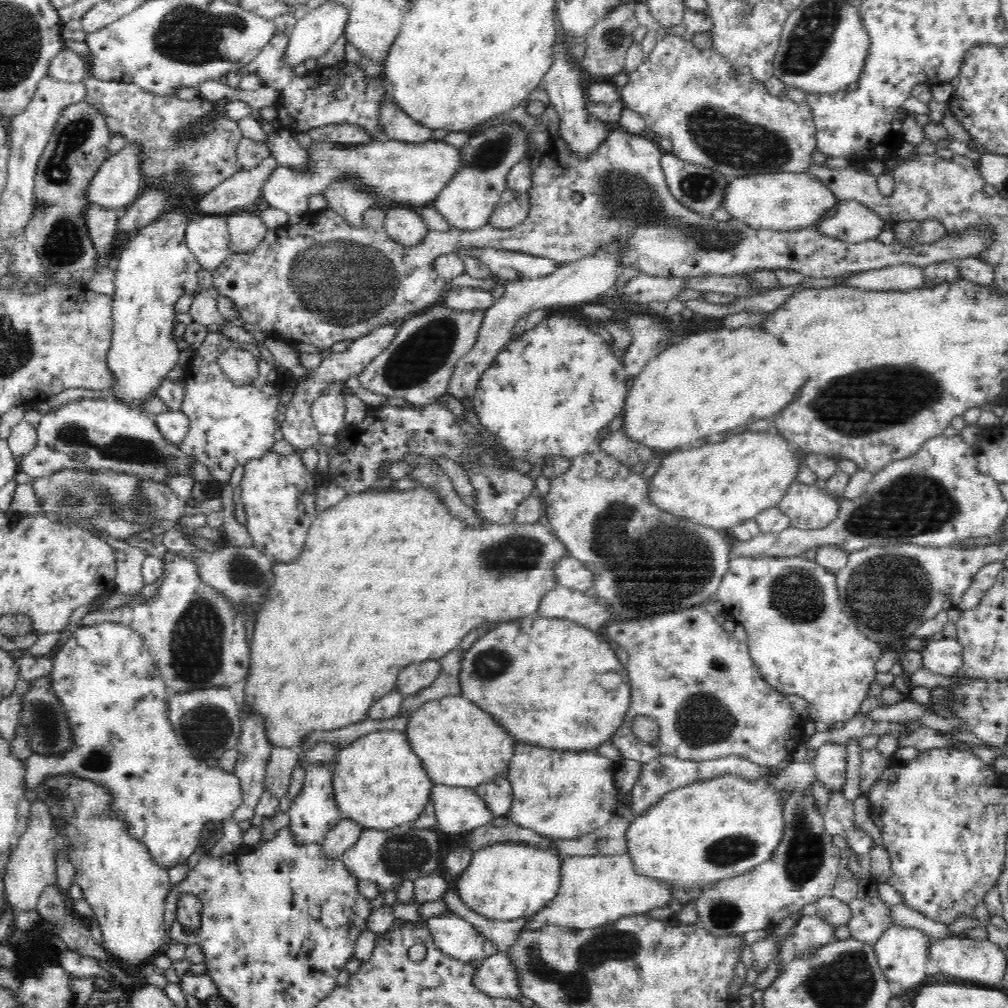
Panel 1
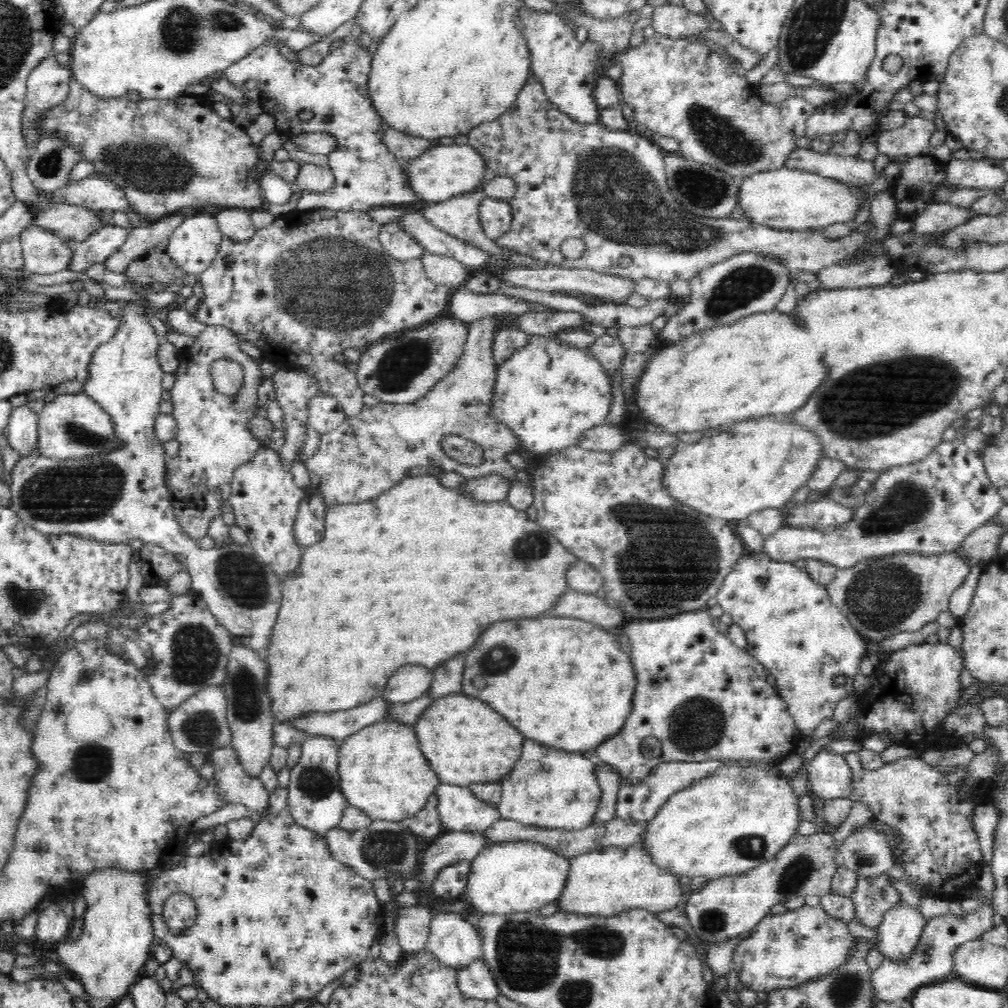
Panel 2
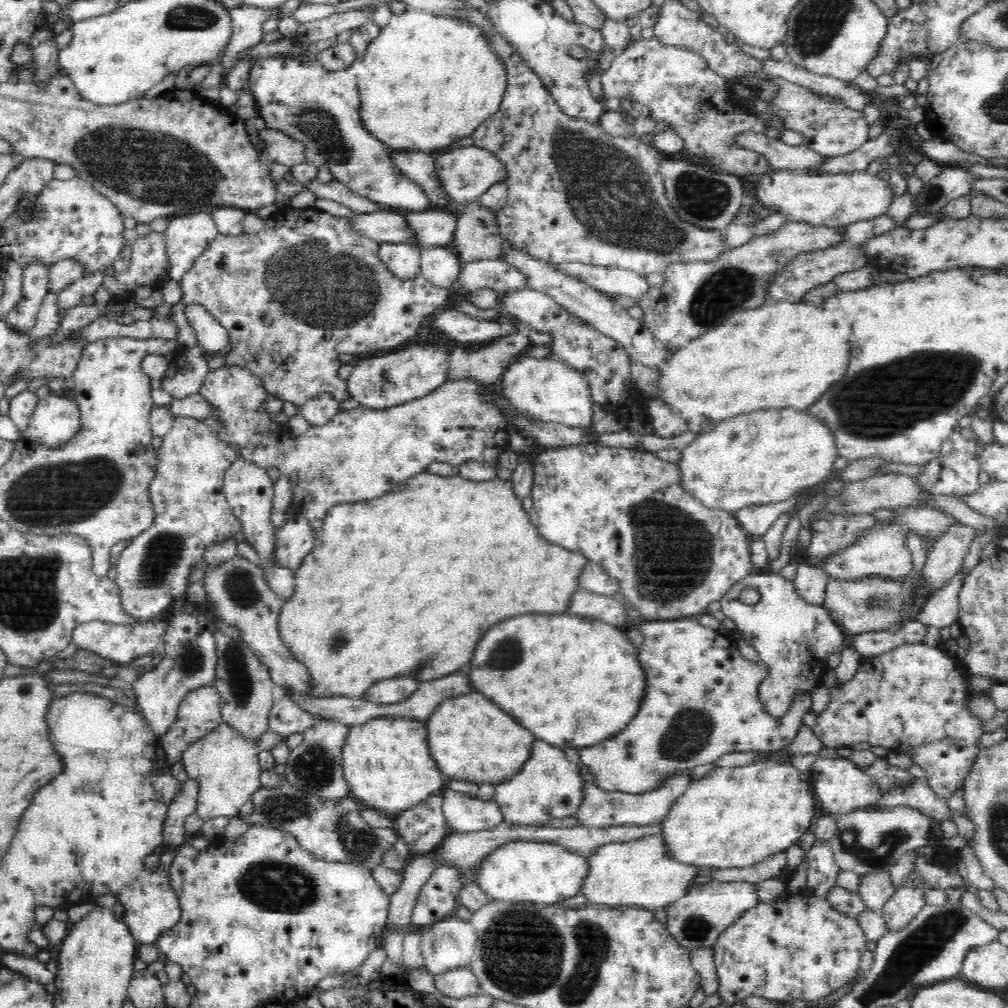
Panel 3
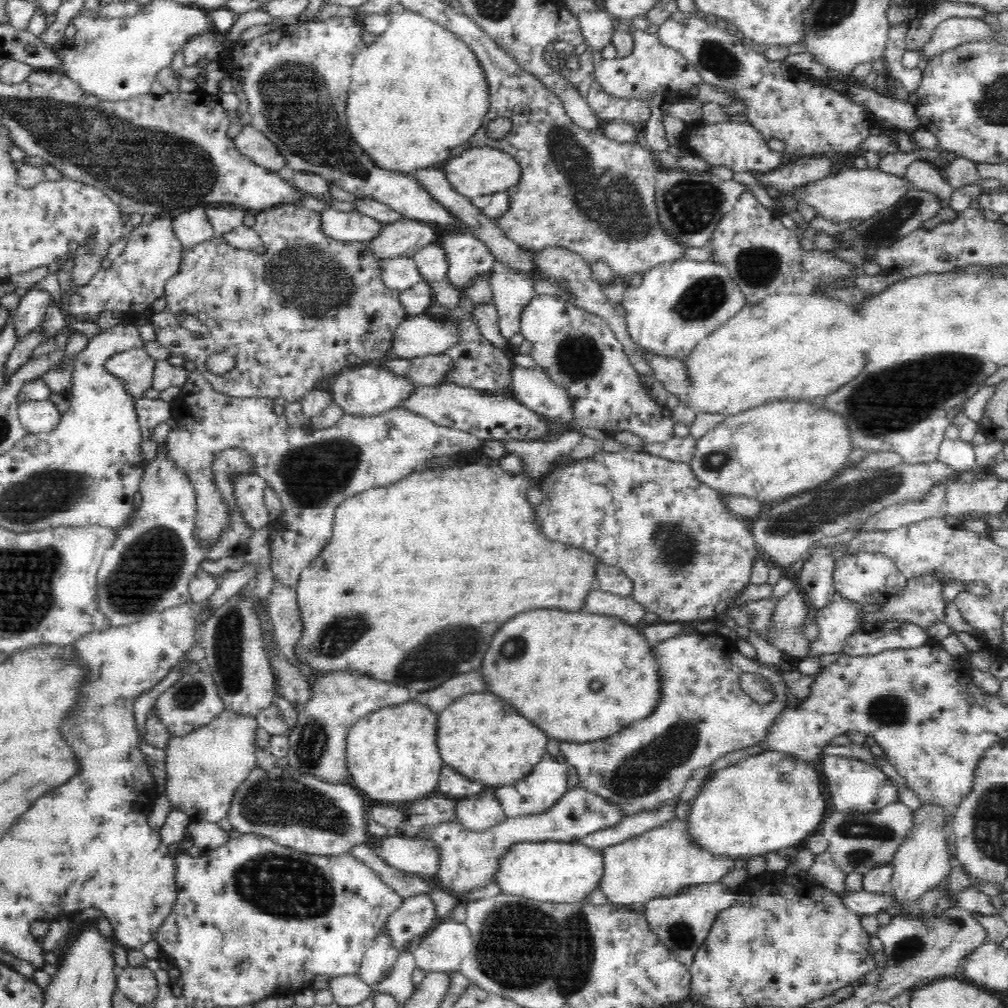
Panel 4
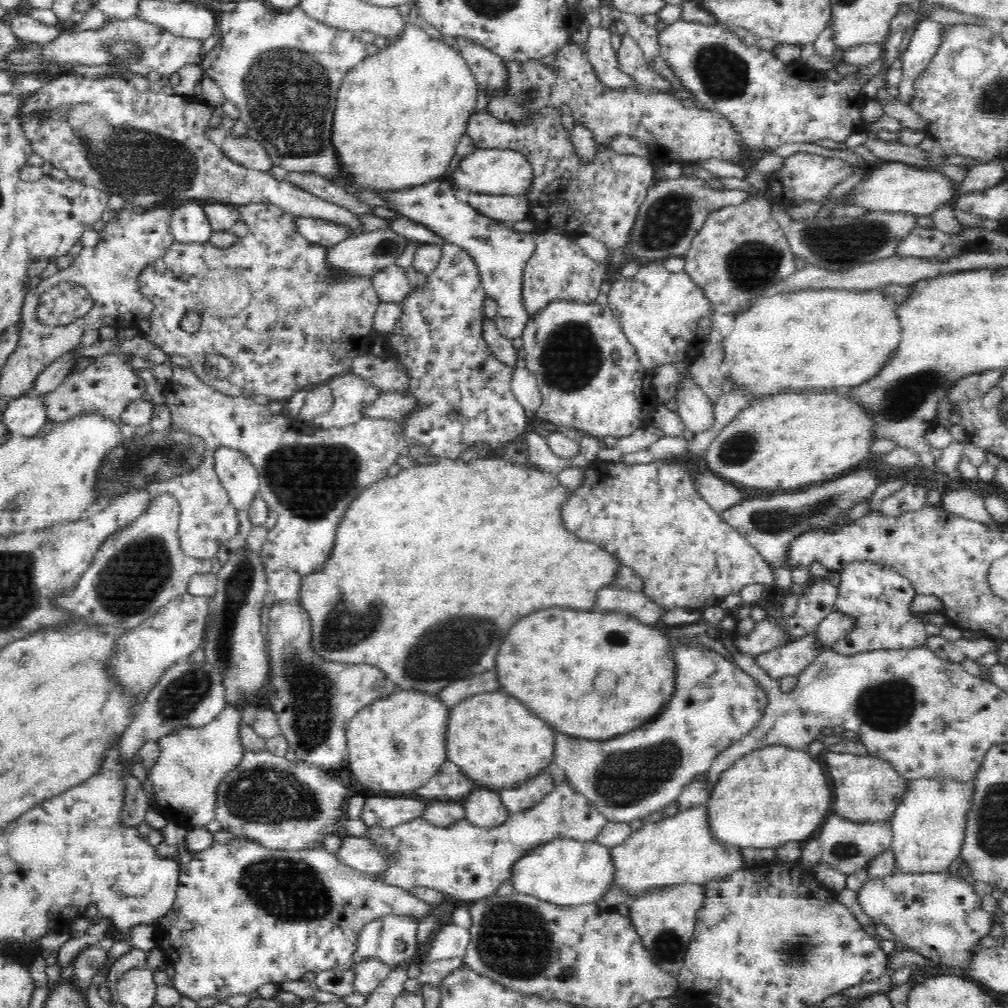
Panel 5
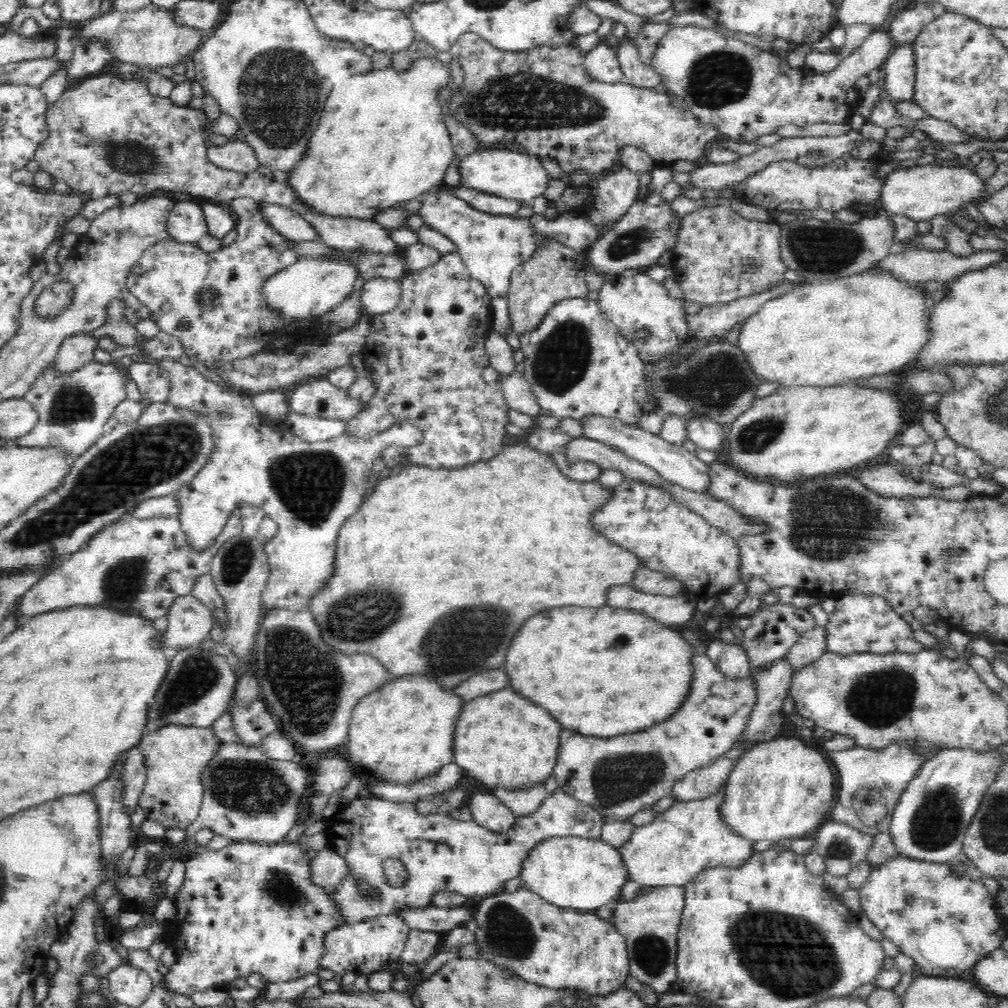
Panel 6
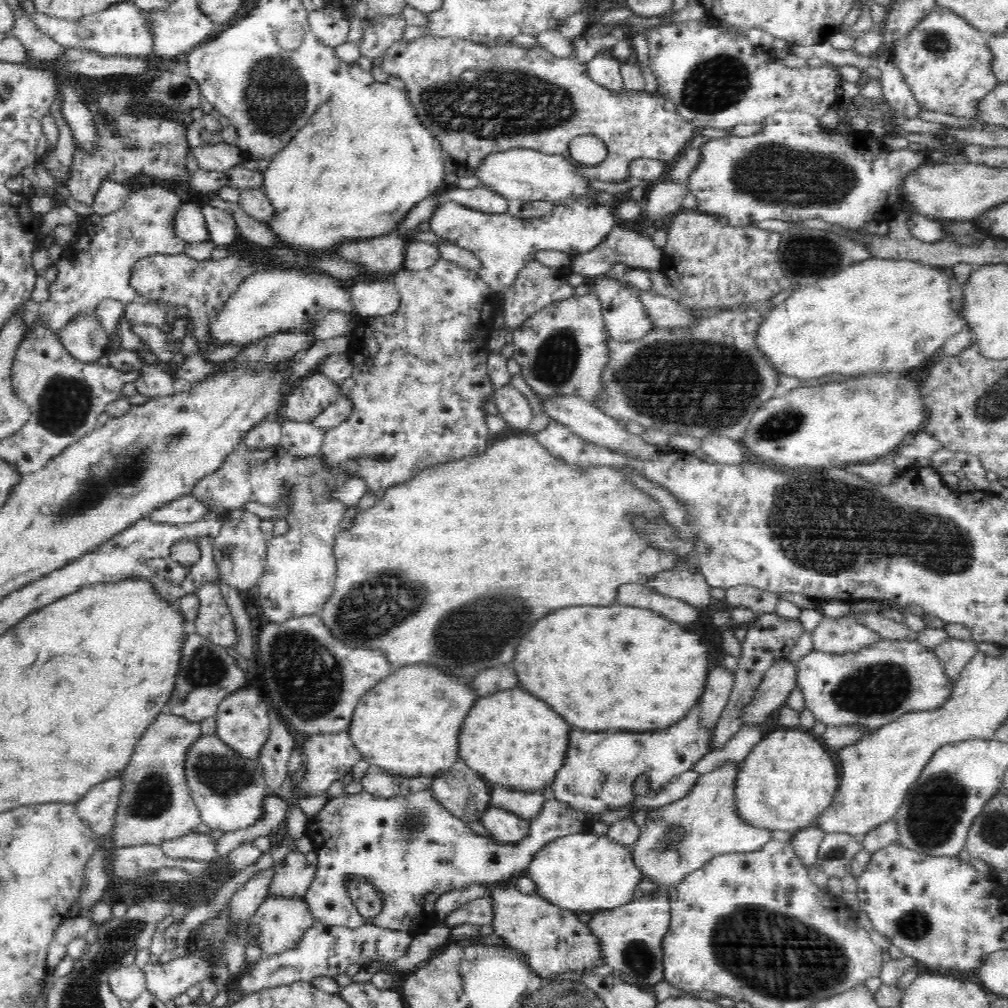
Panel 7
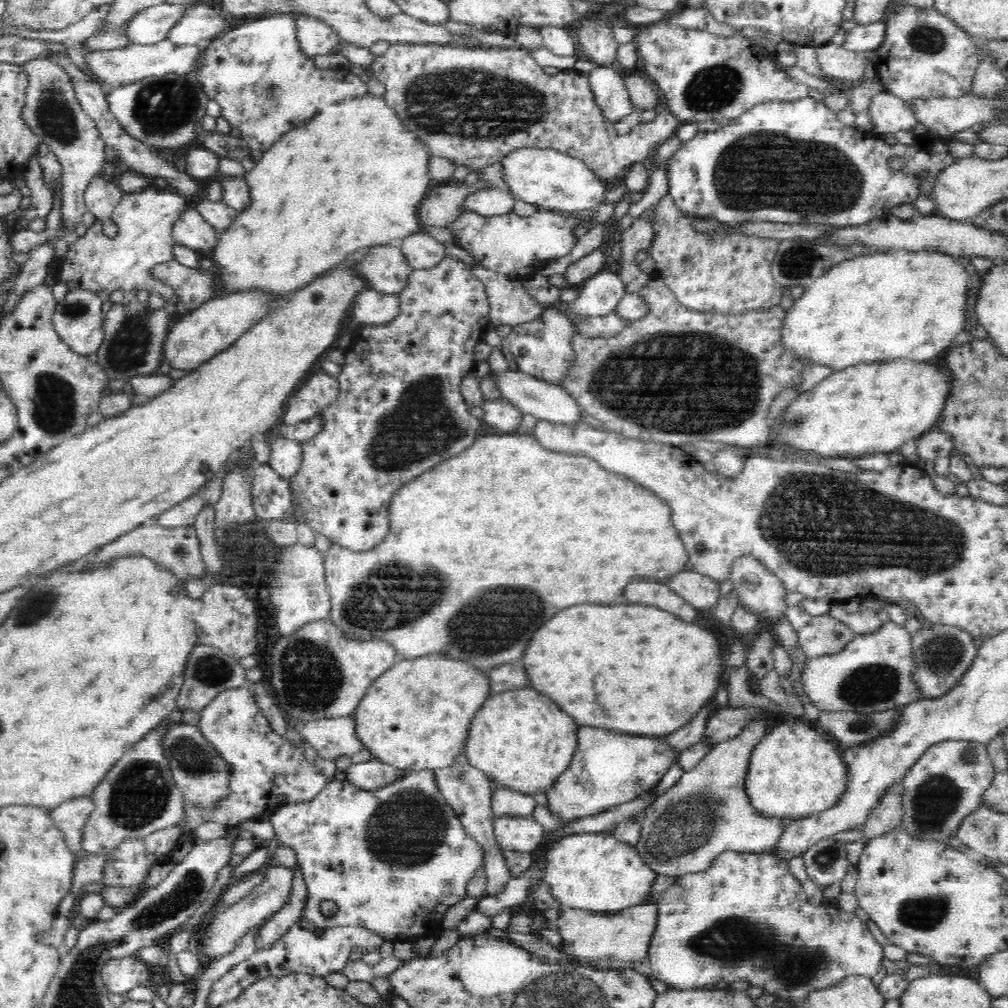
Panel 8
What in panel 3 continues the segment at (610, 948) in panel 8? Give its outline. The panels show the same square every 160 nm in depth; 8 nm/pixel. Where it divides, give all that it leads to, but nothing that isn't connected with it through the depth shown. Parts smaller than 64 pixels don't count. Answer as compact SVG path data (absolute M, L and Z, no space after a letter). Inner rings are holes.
M710 881L698 884L686 896L664 908L666 930L676 944L689 953L692 950L708 949L714 944L718 934L758 901L759 898L755 895L753 884L750 882Z

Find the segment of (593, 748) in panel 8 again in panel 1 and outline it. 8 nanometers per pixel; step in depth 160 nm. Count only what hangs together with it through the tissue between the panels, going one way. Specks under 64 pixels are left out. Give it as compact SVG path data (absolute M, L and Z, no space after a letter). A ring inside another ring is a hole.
M694 606L664 614L654 614L652 618L644 618L644 620L628 621L624 619L611 621L601 629L601 632L604 632L602 636L604 636L614 648L620 646L620 648L623 648L628 653L628 661L625 664L625 669L629 678L631 702L623 724L618 728L618 732L611 737L612 742L620 748L620 752L624 755L623 758L638 760L638 762L642 762L645 765L653 758L660 757L661 755L671 755L672 757L678 757L685 761L709 761L735 755L736 757L744 757L756 764L777 766L786 756L792 755L804 740L806 721L793 710L792 703L786 699L785 694L772 689L772 686L760 678L759 670L756 669L755 662L751 659L747 643L739 642L738 639L732 635L732 632L726 632L726 629L716 621L716 617L708 613L703 606ZM638 714L650 716L658 723L660 727L660 742L658 742L657 746L649 746L648 744L644 744L644 742L640 742L632 733L632 721Z

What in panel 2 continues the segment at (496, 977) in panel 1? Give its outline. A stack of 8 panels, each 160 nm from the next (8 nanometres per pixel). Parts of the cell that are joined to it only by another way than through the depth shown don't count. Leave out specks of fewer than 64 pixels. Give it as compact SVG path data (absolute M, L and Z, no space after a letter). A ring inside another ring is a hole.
M478 959L455 972L456 989L468 999L492 1003L499 995L486 963Z

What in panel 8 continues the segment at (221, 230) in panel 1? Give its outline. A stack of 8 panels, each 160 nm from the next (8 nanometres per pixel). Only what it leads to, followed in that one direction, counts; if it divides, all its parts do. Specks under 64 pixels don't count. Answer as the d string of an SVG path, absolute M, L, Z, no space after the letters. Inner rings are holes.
M187 208L172 227L172 239L201 254L210 252L216 246L217 232L196 210Z

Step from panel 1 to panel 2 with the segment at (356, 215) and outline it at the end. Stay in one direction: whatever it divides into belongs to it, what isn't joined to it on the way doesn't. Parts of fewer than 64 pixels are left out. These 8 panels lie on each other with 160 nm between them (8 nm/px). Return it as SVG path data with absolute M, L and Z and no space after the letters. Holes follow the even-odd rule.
M351 35L343 38L346 46L346 68L300 68L299 62L290 62L284 57L278 45L262 44L255 48L248 56L240 58L231 64L226 70L227 79L236 84L242 84L247 80L258 80L259 88L266 93L269 102L263 107L265 111L272 114L276 119L276 128L283 134L322 133L331 136L335 146L327 154L328 165L335 176L335 185L330 192L324 194L307 194L300 196L297 208L300 211L310 209L332 209L332 210L353 210L368 211L376 206L410 206L418 204L420 197L408 183L408 175L403 164L388 150L383 141L385 129L381 118L373 110L371 101L368 98L367 74L370 70L372 55L368 46L360 42L360 54L358 54L359 38L352 38Z

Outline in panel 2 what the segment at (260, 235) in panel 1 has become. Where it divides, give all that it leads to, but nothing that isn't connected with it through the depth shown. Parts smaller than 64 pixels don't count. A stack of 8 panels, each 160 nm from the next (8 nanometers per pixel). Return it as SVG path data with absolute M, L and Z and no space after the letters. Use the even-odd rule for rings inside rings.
M224 208L215 216L220 233L234 242L249 240L256 230L252 224L250 211L246 209Z

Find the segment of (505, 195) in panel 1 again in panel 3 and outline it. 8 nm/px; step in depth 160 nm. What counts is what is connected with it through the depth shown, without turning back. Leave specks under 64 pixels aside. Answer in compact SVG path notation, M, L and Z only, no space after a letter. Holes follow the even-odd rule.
M470 202L457 217L450 250L463 265L499 259L500 232L495 213Z

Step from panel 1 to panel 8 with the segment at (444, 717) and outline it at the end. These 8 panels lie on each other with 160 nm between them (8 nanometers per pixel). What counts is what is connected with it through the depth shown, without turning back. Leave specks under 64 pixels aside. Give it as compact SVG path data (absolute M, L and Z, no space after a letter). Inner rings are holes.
M523 688L524 690L514 689L496 694L484 702L480 712L472 720L466 750L463 753L466 754L472 766L484 770L494 780L495 786L533 795L552 787L556 780L568 770L578 748L578 724L572 720L570 714L560 710L560 706L552 702L548 696L532 688Z

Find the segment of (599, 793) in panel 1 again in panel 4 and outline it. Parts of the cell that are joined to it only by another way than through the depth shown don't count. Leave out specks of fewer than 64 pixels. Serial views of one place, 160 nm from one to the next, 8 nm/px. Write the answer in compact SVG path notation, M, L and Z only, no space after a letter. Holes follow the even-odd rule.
M547 754L542 758L536 768L527 778L520 780L513 786L493 788L491 791L502 805L507 817L515 817L527 814L538 814L552 806L566 791L568 791L567 768L564 762L560 763L554 757Z

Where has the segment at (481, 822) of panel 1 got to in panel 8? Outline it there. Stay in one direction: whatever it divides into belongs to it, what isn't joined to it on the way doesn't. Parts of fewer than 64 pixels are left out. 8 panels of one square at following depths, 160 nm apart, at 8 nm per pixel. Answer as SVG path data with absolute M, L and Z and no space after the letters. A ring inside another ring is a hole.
M533 816L494 818L494 834L502 851L532 853L543 842L544 828Z

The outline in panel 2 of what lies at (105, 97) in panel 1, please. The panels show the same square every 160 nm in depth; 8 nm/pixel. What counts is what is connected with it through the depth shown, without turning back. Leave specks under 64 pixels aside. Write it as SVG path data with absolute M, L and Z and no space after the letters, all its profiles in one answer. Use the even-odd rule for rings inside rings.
M74 78L68 81L68 94L67 97L59 102L51 109L46 109L39 114L39 119L35 124L35 130L37 136L40 139L45 137L57 138L67 146L71 146L73 149L79 152L81 160L86 162L92 162L92 168L94 168L95 174L99 174L100 177L112 182L114 186L123 193L125 201L129 204L130 210L134 212L136 219L147 218L147 220L160 221L169 215L181 213L188 208L194 206L225 206L236 209L258 209L258 206L264 204L263 192L260 188L260 180L258 180L258 173L256 173L256 166L258 166L258 157L256 153L256 146L250 138L250 135L246 133L246 129L236 126L229 119L218 116L213 107L201 96L187 95L183 93L173 99L140 99L138 101L132 101L127 97L124 98L110 98L110 100L100 100L96 98L89 90L86 90L79 82L76 82Z

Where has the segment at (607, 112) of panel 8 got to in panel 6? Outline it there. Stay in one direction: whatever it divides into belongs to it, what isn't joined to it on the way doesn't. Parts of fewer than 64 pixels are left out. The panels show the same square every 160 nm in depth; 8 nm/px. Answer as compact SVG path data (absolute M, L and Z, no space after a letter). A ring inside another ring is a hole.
M602 41L594 50L585 53L584 57L586 72L593 79L610 84L623 82L623 72L617 59L616 48Z

